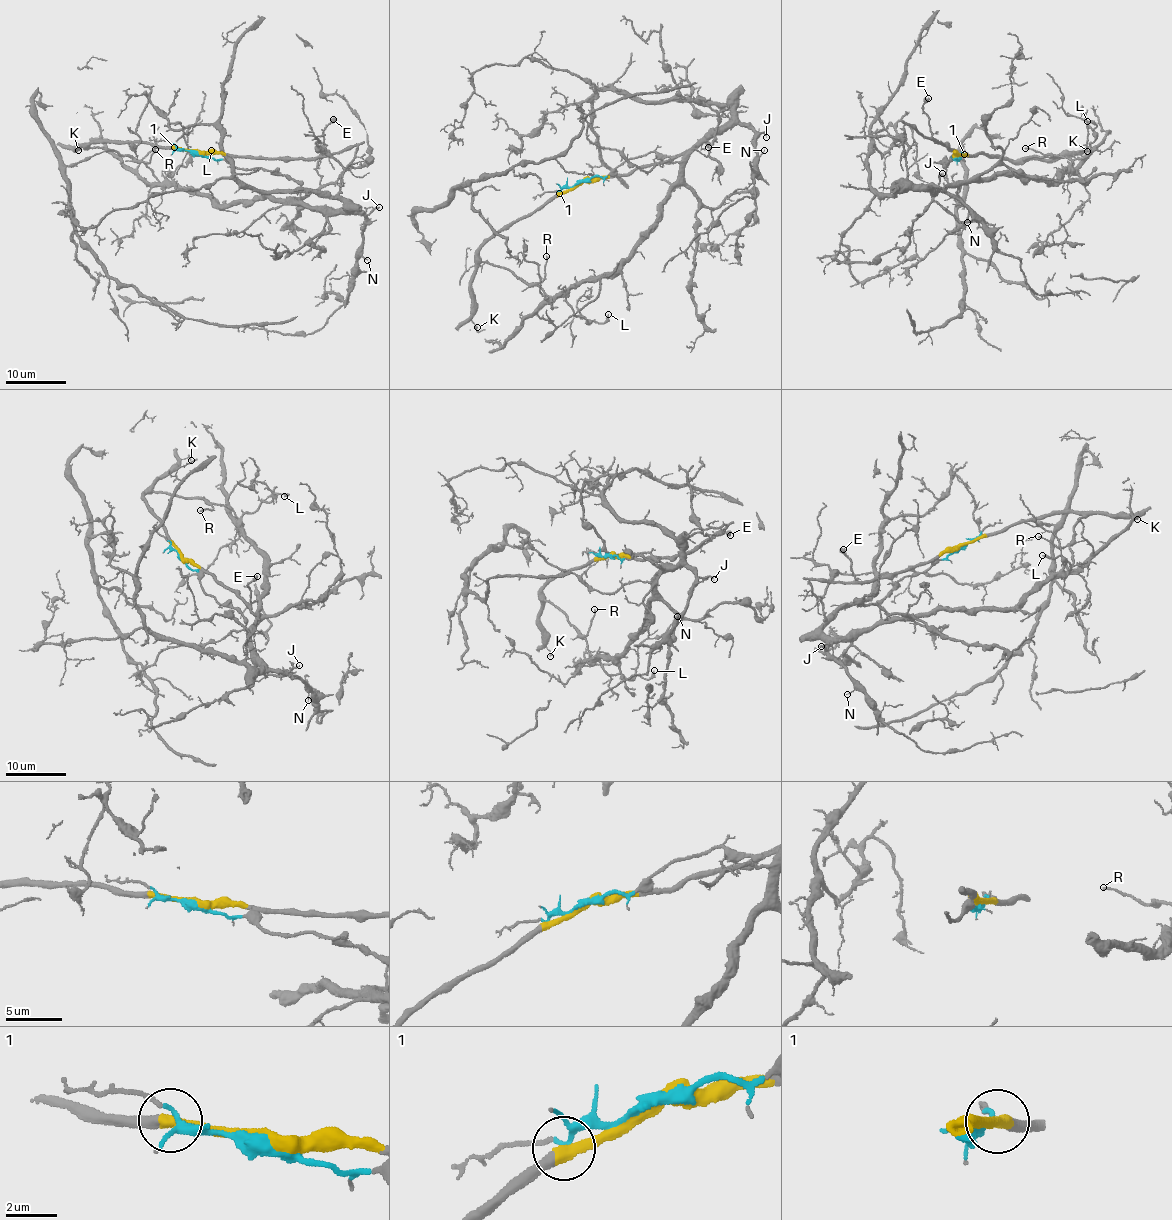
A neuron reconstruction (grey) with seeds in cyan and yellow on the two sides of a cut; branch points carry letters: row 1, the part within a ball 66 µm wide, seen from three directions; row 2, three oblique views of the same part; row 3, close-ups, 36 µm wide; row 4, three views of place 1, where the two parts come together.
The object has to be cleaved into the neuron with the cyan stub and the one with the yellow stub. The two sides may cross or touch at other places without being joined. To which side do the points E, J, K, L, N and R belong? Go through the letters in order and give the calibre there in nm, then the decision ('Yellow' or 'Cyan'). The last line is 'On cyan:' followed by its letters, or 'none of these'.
E: Thickness 500 nm. Yellow
J: Thickness 150 nm. Cyan
K: Thickness 160 nm. Yellow
L: Thickness 280 nm. Cyan
N: Thickness 100 nm. Cyan
R: Thickness 160 nm. Yellow
On cyan: J, L, N

